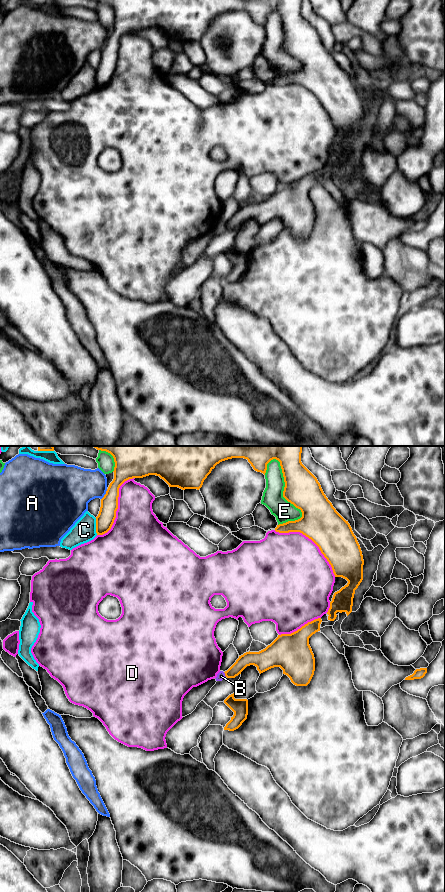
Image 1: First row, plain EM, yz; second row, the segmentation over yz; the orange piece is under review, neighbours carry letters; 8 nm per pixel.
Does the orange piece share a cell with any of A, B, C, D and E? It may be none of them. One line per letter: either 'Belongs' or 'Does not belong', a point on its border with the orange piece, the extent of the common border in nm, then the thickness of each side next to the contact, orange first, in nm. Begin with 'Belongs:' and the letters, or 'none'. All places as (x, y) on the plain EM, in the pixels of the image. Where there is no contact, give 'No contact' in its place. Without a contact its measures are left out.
Belongs: none
A: Does not belong. Touches orange at yz (105, 46). Shared border 100 nm. Thickness 160 nm (orange) against 320 nm
B: Does not belong. Touches orange at yz (225, 226). Shared border 50 nm. Thickness 110 nm (orange) against 70 nm
C: Does not belong. Touches orange at yz (96, 78). Shared border 140 nm. Thickness 140 nm (orange) against 190 nm
D: Does not belong. Touches orange at yz (311, 91). Shared border 600 nm. Thickness 320 nm (orange) against 500 nm
E: Does not belong. Touches orange at yz (286, 51). Shared border 550 nm. Thickness 280 nm (orange) against 170 nm

